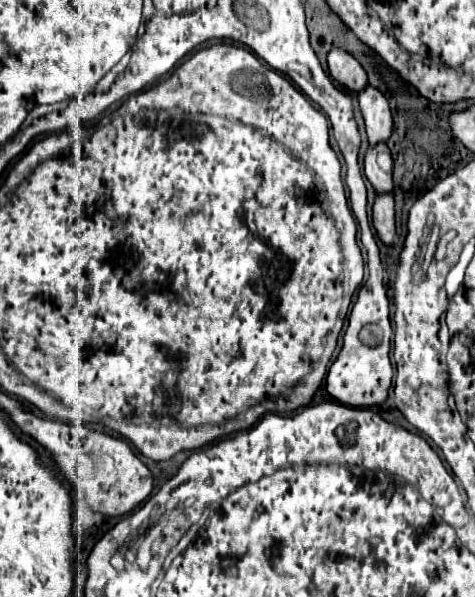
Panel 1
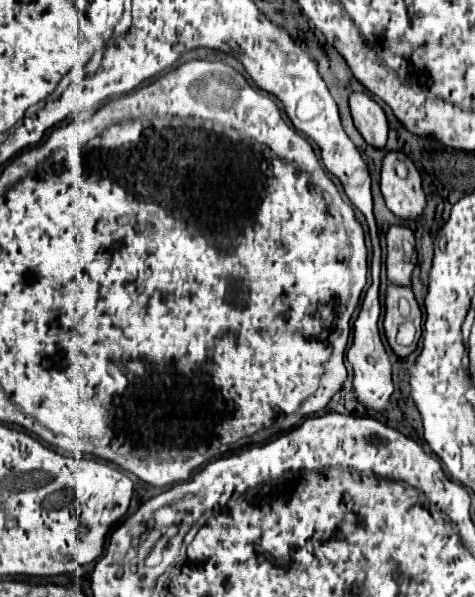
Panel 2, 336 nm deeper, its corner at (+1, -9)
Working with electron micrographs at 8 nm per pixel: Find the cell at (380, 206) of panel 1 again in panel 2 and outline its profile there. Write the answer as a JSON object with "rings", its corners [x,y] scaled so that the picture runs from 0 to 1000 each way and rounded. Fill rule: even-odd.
{"rings":[[[817,477],[817,487],[813,487],[808,558],[813,558],[817,578],[825,581],[825,588],[834,591],[838,601],[855,601],[880,581],[880,568],[884,568],[884,514],[880,514],[880,508],[876,508],[872,491],[867,491],[863,481],[825,481],[825,477]],[[851,538],[867,538],[880,548],[876,571],[863,581],[846,581],[846,578],[834,575],[838,548]]]}

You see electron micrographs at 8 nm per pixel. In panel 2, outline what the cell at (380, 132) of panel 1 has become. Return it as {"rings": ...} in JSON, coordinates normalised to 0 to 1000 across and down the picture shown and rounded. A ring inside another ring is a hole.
{"rings":[[[817,256],[804,276],[804,327],[813,333],[813,347],[842,367],[880,370],[893,360],[897,327],[888,320],[888,300],[863,266],[851,266],[851,256]],[[834,270],[851,270],[859,280],[859,293],[842,300],[834,293]]]}

